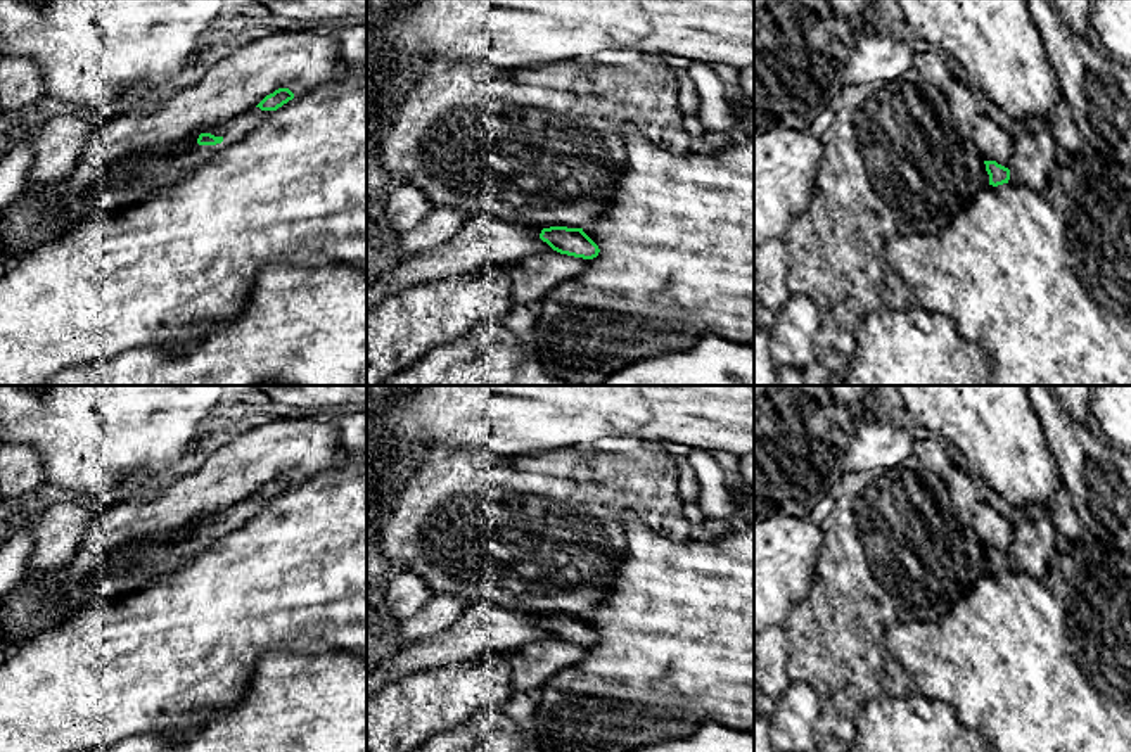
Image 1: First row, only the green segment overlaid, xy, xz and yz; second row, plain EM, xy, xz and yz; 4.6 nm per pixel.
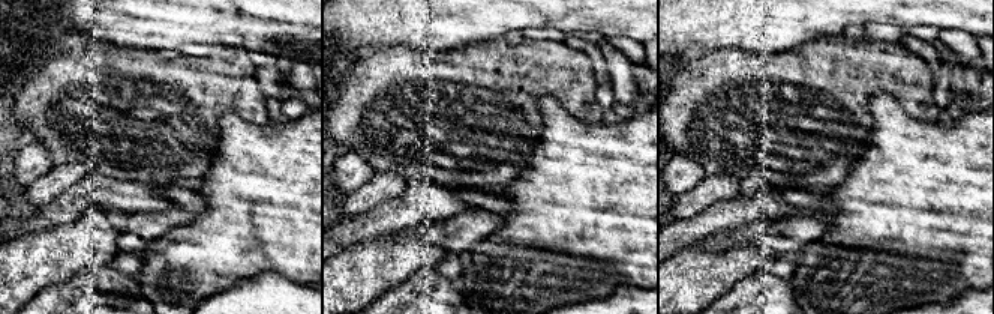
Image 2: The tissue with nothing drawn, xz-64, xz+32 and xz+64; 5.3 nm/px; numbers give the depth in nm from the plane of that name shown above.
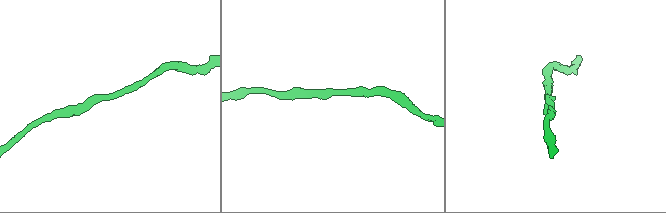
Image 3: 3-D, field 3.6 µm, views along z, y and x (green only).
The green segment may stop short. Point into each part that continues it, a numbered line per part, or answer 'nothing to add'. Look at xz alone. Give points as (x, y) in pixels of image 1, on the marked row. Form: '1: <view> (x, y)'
nothing to add

